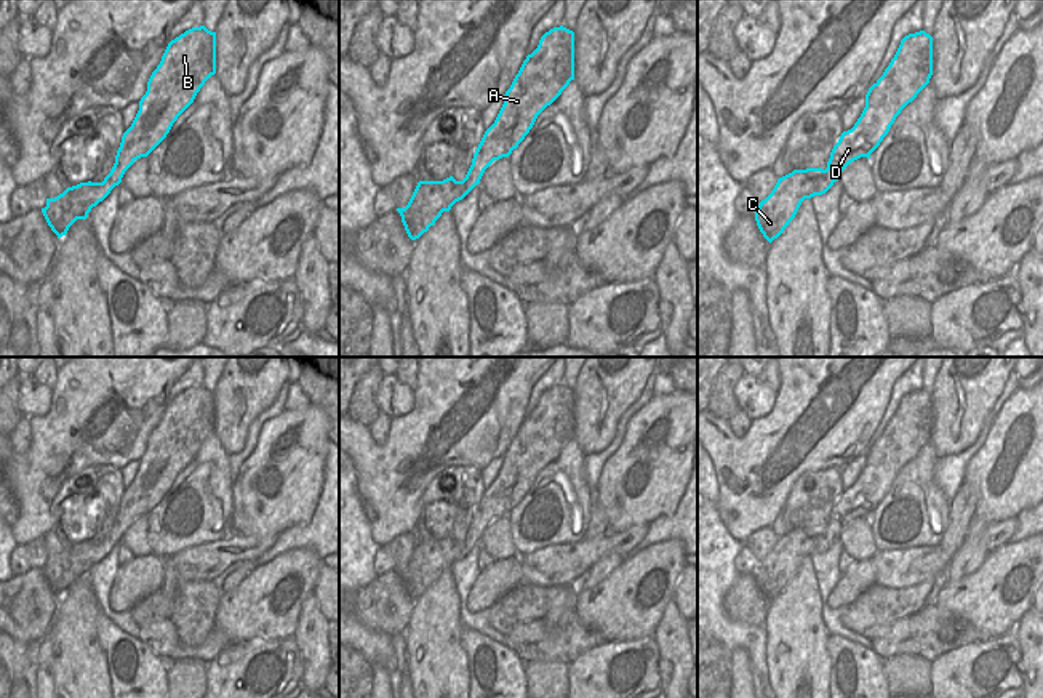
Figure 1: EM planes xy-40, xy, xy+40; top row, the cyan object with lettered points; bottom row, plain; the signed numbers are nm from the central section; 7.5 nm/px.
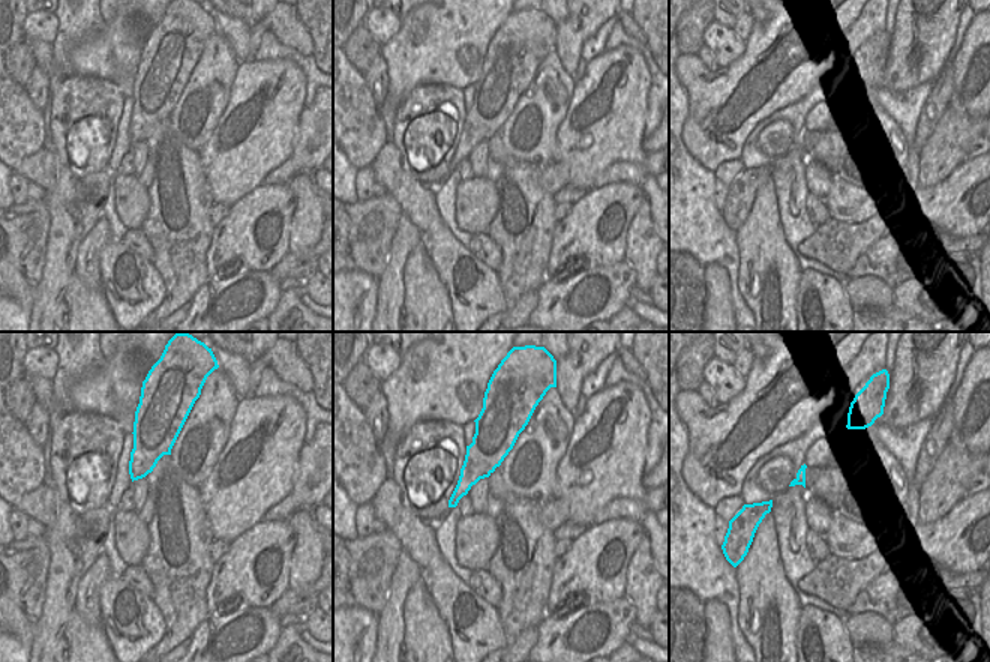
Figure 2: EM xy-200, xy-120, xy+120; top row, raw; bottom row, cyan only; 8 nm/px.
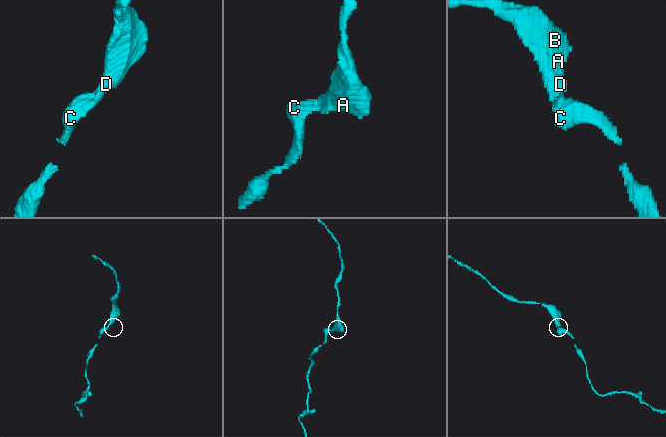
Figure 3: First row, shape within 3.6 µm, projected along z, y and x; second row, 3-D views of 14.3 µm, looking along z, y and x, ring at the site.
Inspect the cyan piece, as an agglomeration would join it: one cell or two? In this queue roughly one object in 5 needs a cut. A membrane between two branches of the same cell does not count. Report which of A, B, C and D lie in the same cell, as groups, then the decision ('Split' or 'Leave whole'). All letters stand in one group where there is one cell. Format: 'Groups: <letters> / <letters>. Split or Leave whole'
Groups: A B C D. Leave whole.

